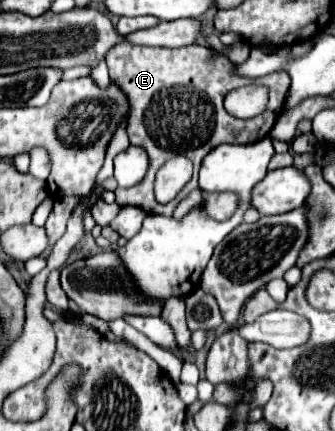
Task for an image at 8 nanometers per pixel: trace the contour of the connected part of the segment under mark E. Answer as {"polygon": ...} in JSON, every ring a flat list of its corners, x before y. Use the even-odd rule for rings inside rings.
{"polygon":[[129,42,115,44,105,56,105,62,109,66,111,82,127,96,127,102,131,104,131,116,127,134,131,144,143,146,149,154,151,166,145,174,145,178,131,186,131,188,117,188,115,190,115,202,119,206,141,206,149,214,163,214,171,216,177,202,197,188,197,170,201,166,201,160,207,156,209,148,215,148,223,142,257,142,261,136,267,136,277,120,277,116,283,110,285,96,290,87,290,77,287,72,271,72,267,78,269,82,263,86,269,86,269,106,263,114,251,120,237,120,223,108,223,98,229,90,253,84,251,78,241,78,231,72,231,64,225,56,213,58,213,50,203,44,189,44,181,48,147,48,147,46,135,46],[183,154,191,158,193,162,193,178,187,182,187,186,167,204,159,204,153,198,153,182,155,172,163,162,169,158]]}

